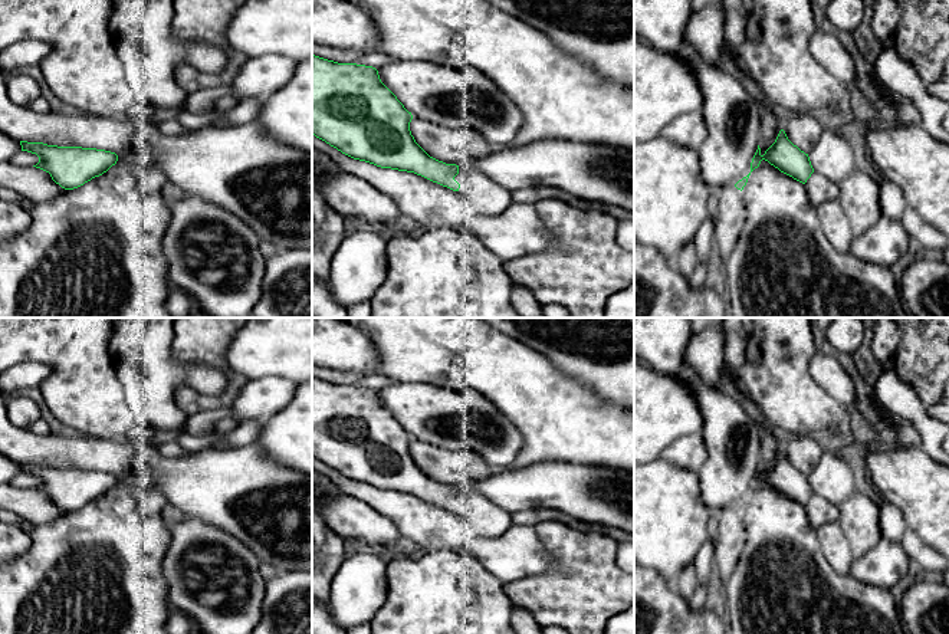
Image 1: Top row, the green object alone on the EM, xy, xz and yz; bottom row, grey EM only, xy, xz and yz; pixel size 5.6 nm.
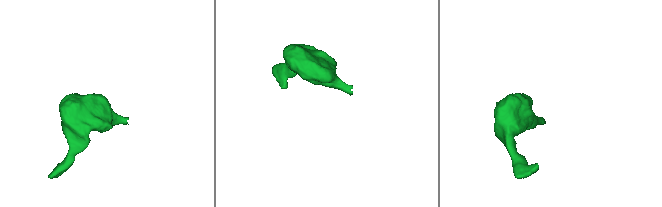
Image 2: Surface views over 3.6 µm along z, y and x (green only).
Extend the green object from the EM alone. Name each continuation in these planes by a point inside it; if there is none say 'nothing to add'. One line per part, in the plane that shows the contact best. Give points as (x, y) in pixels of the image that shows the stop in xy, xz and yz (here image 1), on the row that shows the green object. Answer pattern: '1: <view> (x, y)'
1: xz (489, 199)

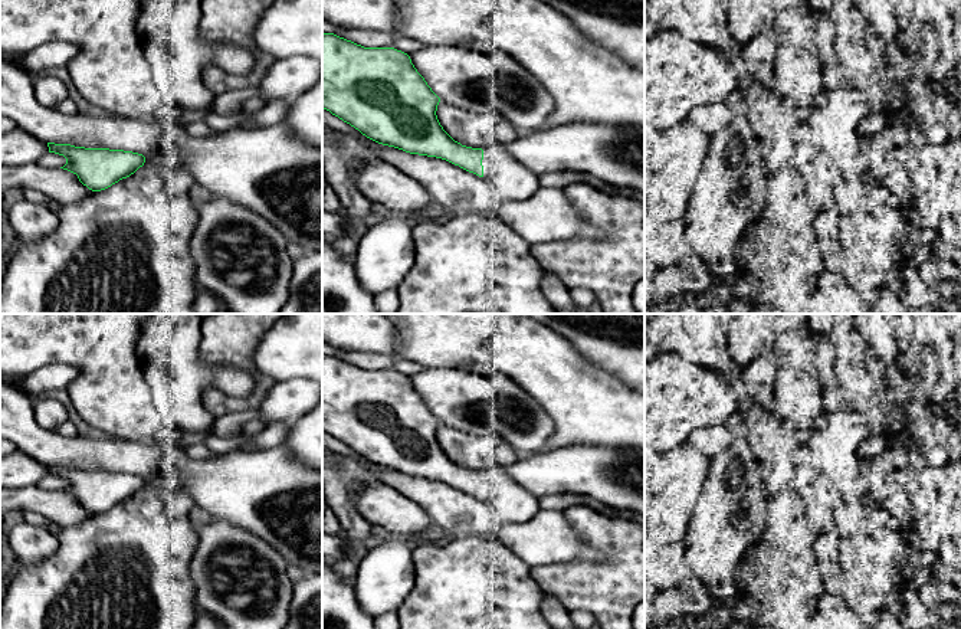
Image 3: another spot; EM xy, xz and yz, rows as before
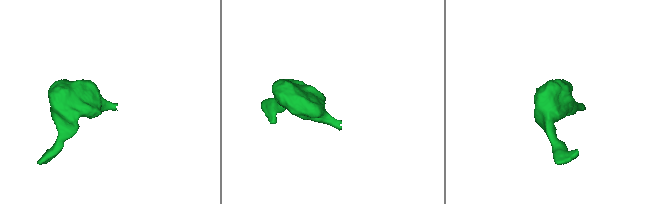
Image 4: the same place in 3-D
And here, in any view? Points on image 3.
1: xz (515, 182)

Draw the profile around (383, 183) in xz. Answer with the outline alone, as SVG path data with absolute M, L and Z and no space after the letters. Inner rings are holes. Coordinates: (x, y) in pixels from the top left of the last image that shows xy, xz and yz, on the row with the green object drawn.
M388 161L370 163L354 178L370 203L384 207L388 214L406 216L422 212L432 197L427 189Z

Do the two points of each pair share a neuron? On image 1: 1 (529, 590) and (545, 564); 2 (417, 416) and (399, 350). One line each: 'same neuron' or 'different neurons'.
1: different neurons
2: different neurons

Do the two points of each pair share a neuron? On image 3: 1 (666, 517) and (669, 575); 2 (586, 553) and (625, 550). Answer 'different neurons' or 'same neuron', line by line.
1: same neuron
2: different neurons

